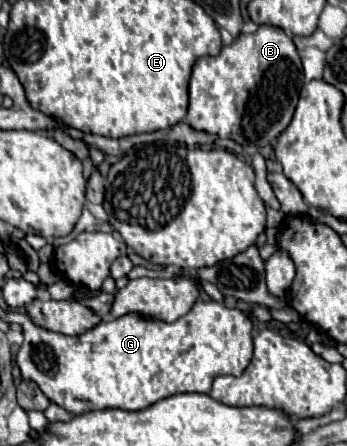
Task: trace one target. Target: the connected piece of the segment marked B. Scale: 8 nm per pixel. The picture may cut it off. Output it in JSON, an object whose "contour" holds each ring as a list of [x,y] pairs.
{"contour":[[[263,26],[255,34],[239,34],[239,38],[231,46],[223,46],[217,56],[205,56],[195,62],[189,84],[189,110],[185,124],[197,132],[207,132],[217,138],[233,138],[241,146],[253,144],[257,148],[265,148],[289,126],[301,88],[303,68],[291,36],[279,28]]]}

